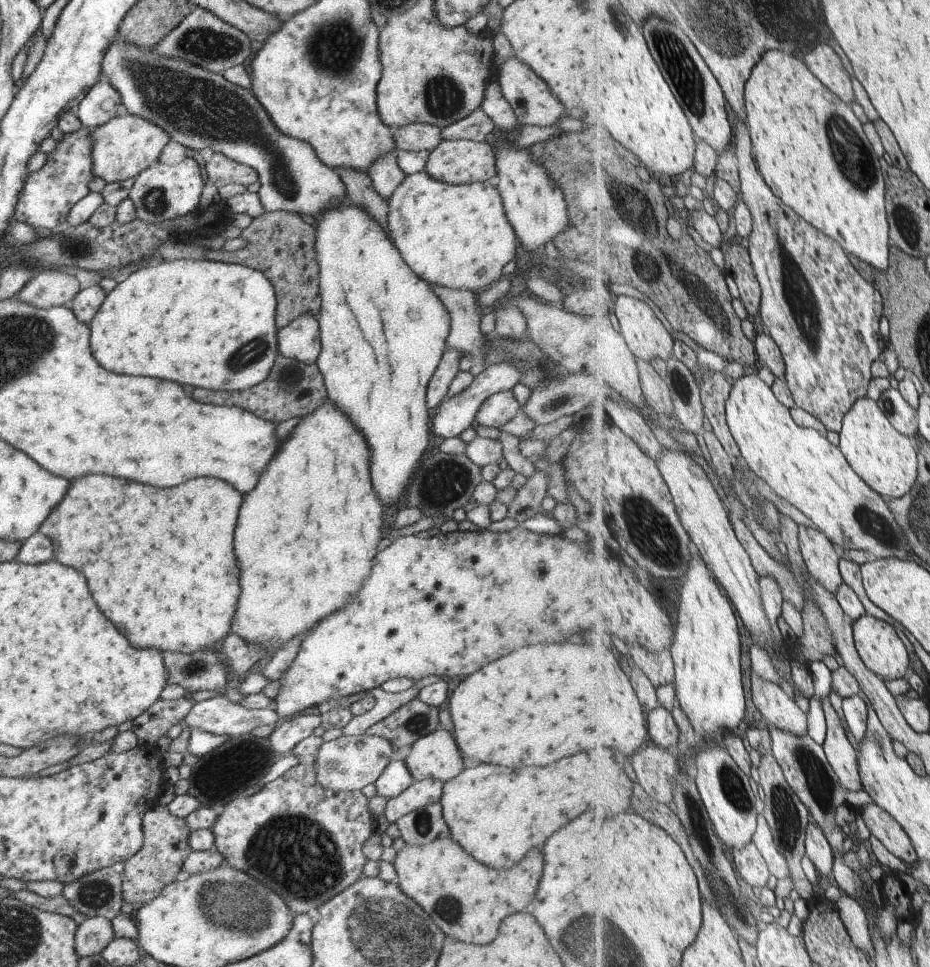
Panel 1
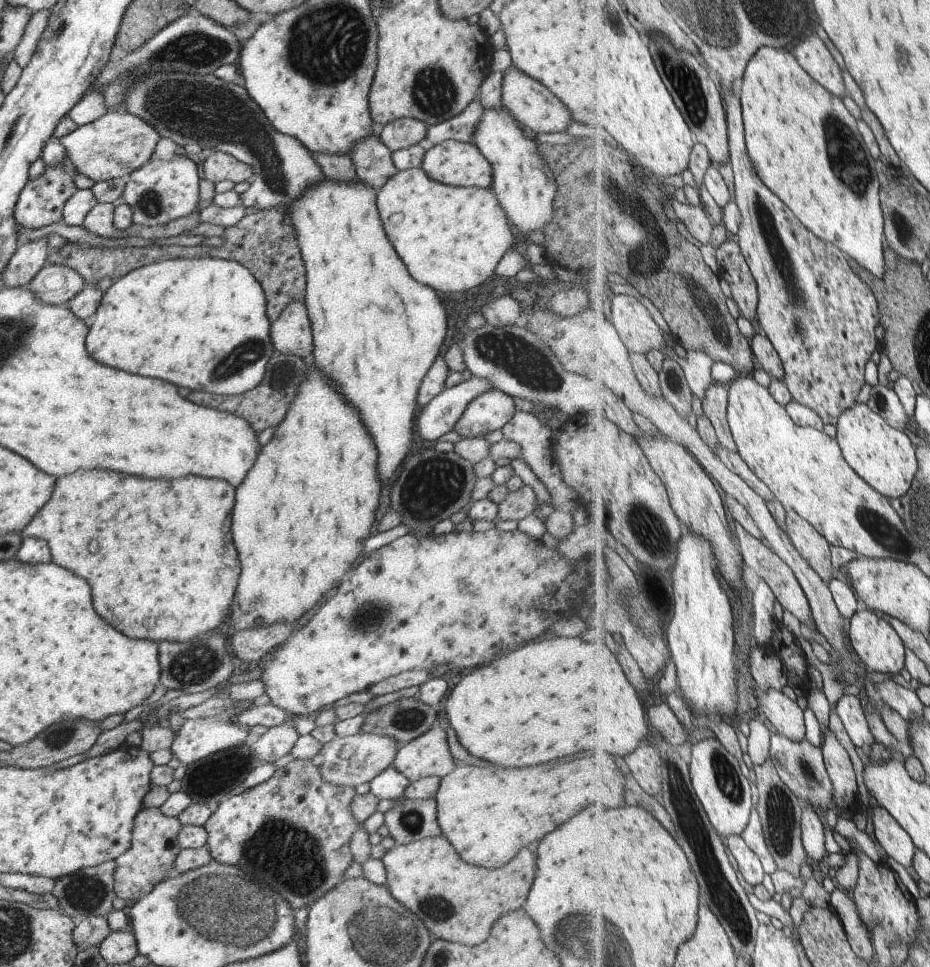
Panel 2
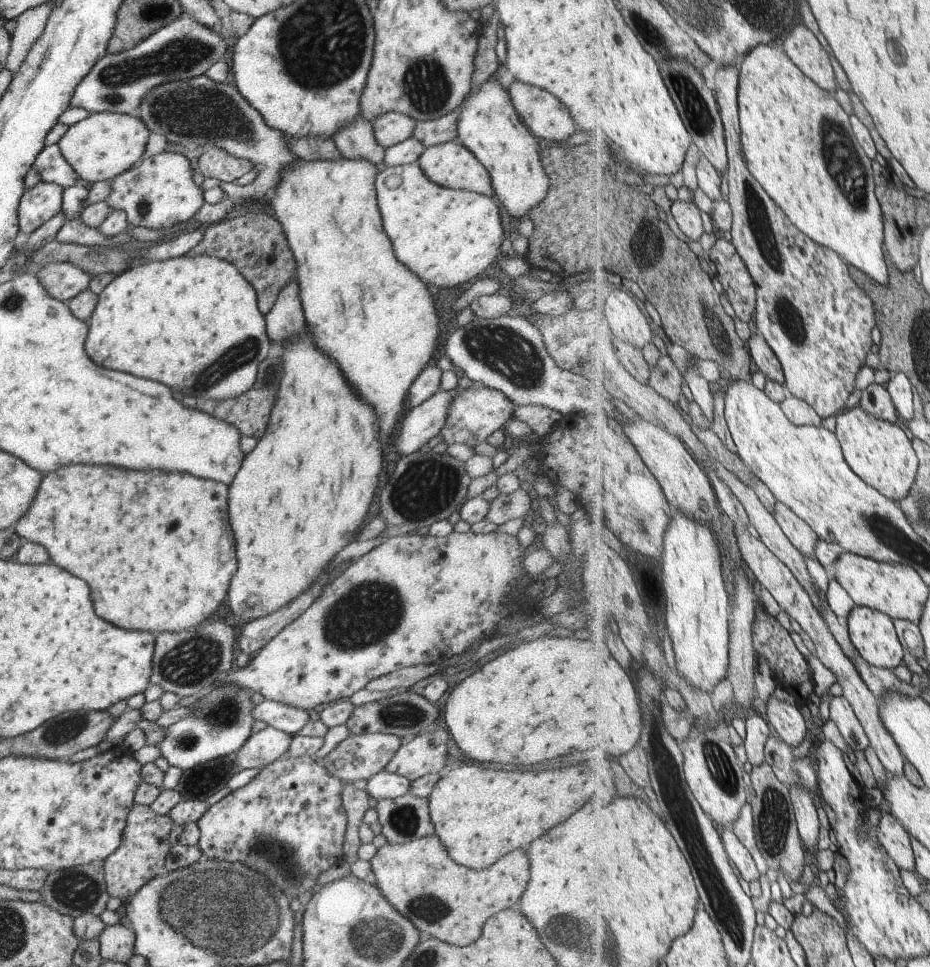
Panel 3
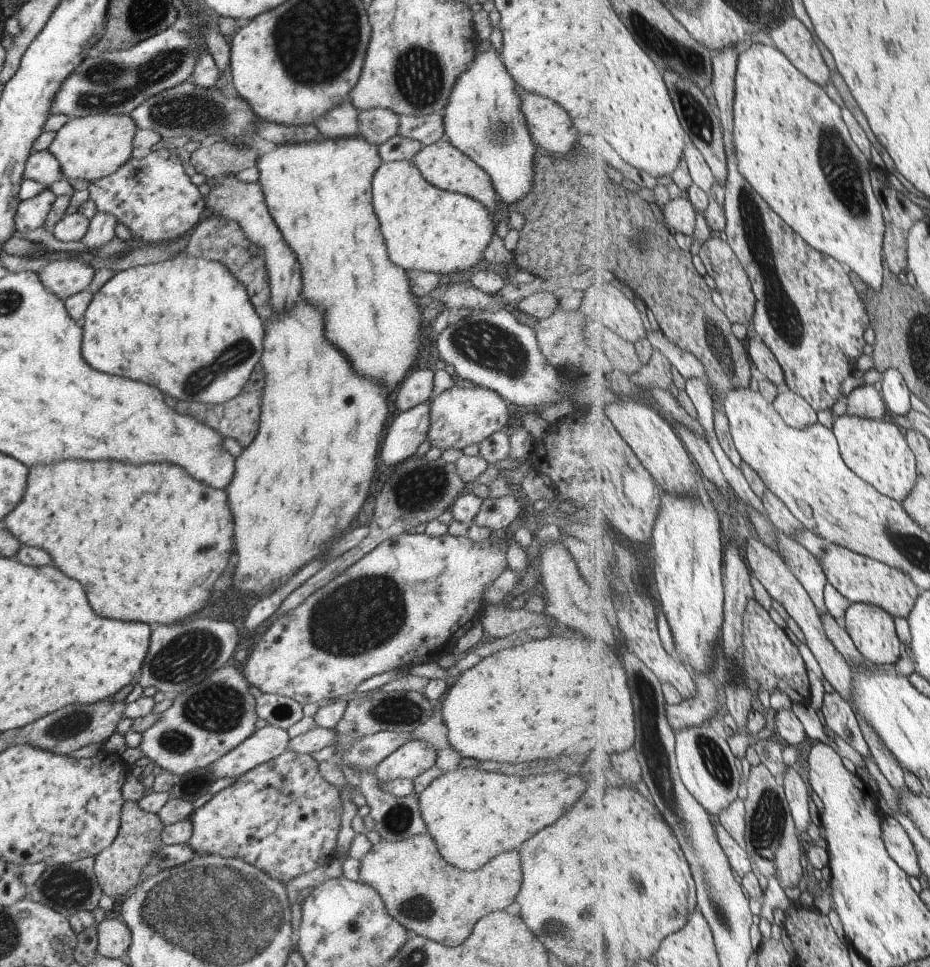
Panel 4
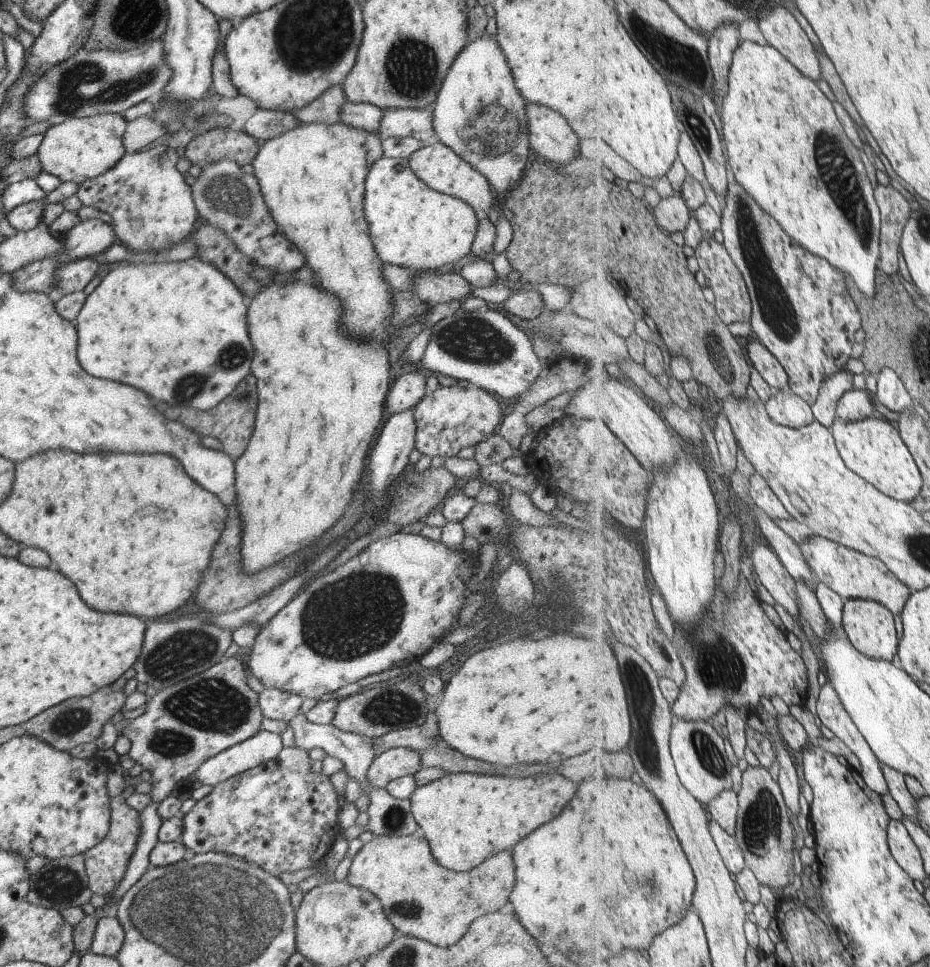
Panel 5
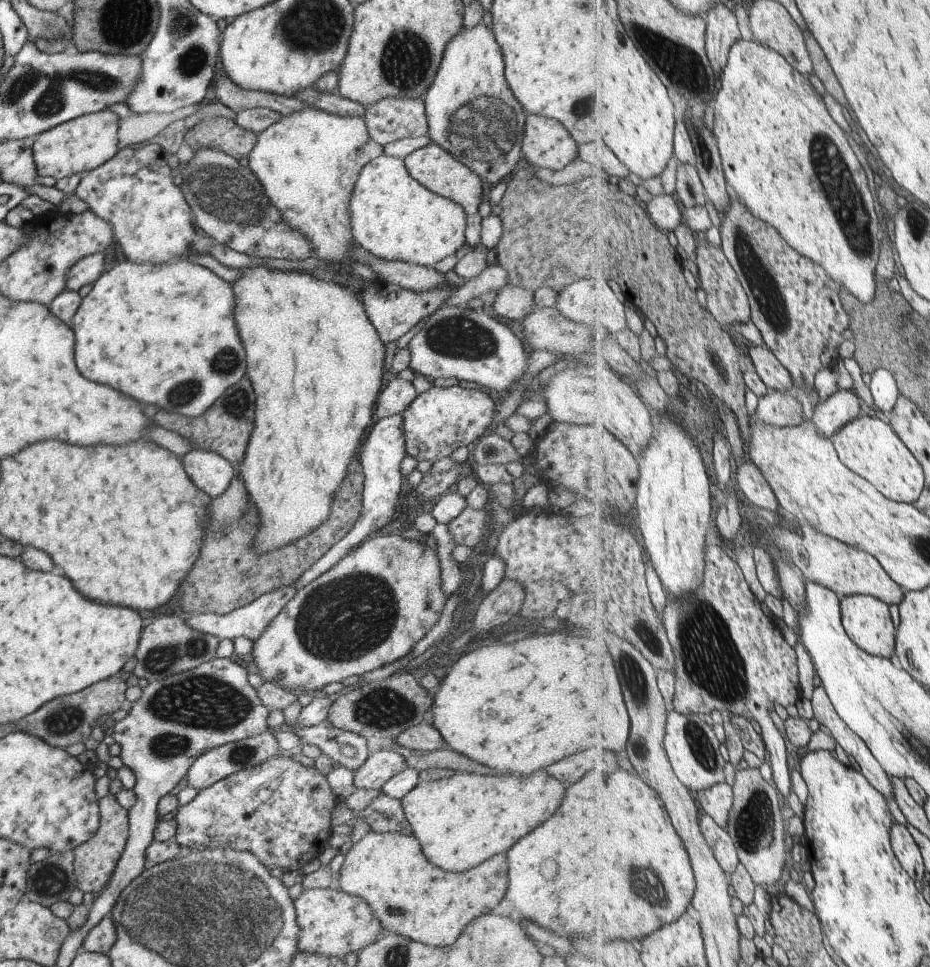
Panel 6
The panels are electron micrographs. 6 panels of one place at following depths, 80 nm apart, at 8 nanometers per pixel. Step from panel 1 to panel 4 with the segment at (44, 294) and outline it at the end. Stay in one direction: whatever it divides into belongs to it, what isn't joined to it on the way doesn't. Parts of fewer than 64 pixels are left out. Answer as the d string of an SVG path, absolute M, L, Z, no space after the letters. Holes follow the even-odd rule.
M55 260L37 272L41 284L57 298L66 298L87 289L95 270L75 260Z

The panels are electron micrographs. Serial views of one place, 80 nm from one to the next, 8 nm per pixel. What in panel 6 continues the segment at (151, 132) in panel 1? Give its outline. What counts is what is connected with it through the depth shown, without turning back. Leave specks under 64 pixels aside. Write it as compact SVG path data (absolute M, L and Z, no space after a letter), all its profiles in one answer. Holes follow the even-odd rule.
M111 110L75 116L56 127L33 136L32 161L37 176L62 179L92 171L117 151L119 117Z

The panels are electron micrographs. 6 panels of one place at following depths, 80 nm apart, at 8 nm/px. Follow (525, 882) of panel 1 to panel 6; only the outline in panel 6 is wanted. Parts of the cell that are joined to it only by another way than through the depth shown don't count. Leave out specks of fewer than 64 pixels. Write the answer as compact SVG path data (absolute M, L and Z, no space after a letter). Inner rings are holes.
M369 831L361 840L351 845L344 855L339 878L339 888L350 895L361 897L379 919L385 933L395 933L429 944L429 946L447 946L457 940L465 924L481 914L489 913L505 894L507 886L507 860L505 854L491 856L479 866L467 872L452 873L433 866L422 853L421 845L413 834L376 833Z

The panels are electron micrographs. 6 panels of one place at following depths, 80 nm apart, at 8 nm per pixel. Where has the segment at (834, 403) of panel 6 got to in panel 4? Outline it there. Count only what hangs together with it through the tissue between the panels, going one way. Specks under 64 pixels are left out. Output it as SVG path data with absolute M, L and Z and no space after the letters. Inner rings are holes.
M862 385L859 388L853 390L848 398L848 407L845 412L860 416L861 418L877 419L888 418L885 416L887 412L887 403L885 400L884 392L879 388L875 388L873 385Z

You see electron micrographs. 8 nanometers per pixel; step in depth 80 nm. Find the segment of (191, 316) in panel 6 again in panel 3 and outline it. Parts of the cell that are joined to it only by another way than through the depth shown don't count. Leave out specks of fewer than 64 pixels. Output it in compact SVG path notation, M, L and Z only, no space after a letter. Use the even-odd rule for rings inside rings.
M201 255L195 258L179 256L179 258L166 259L163 262L149 262L148 264L138 265L117 274L99 294L97 294L97 303L95 310L87 321L87 338L85 338L85 352L87 356L109 370L121 370L129 372L133 376L141 376L147 380L155 380L165 384L171 390L181 390L187 396L201 396L201 398L233 398L243 394L245 390L251 388L257 376L257 366L259 362L267 356L269 350L269 340L265 336L264 317L259 313L258 301L256 300L255 290L245 281L245 278L239 273L239 270L226 262L225 260L210 256Z

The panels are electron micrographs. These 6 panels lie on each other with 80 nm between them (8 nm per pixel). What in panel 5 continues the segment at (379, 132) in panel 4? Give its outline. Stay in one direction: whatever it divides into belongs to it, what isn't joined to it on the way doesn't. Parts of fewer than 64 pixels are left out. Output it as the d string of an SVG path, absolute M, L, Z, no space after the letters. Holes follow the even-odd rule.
M347 101L342 106L339 118L345 125L375 135L380 127L382 109L370 104L353 104Z

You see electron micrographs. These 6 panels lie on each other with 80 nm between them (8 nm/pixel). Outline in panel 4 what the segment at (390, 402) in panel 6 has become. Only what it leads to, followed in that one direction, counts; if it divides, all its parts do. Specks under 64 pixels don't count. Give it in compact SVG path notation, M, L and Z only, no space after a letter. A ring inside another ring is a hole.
M428 367L413 368L402 381L401 386L393 394L393 410L395 413L409 410L432 396L434 372Z

